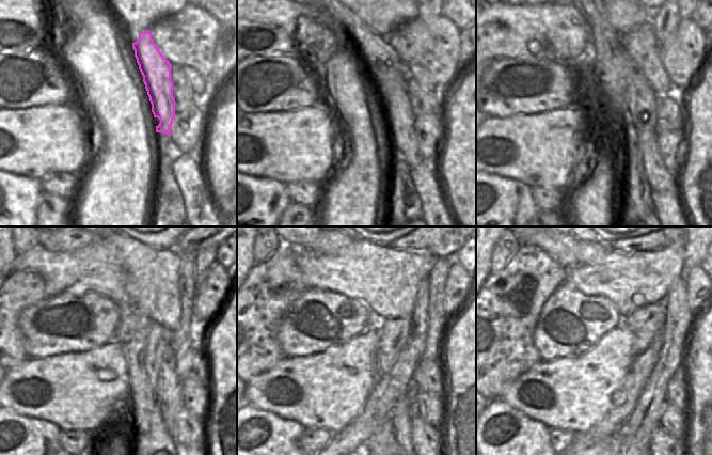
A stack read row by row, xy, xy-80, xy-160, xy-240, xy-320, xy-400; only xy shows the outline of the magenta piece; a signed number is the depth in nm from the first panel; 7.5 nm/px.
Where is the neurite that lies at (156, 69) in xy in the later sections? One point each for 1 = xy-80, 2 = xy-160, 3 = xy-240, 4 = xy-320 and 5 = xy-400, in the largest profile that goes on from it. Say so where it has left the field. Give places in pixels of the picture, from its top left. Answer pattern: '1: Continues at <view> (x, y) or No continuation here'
1: Continues at xy-80 (394, 93)
2: Continues at xy-160 (661, 178)
3: Continues at xy-240 (190, 428)
4: Continues at xy-320 (426, 439)
5: Continues at xy-400 (662, 443).

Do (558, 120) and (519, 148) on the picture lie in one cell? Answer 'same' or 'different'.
same

